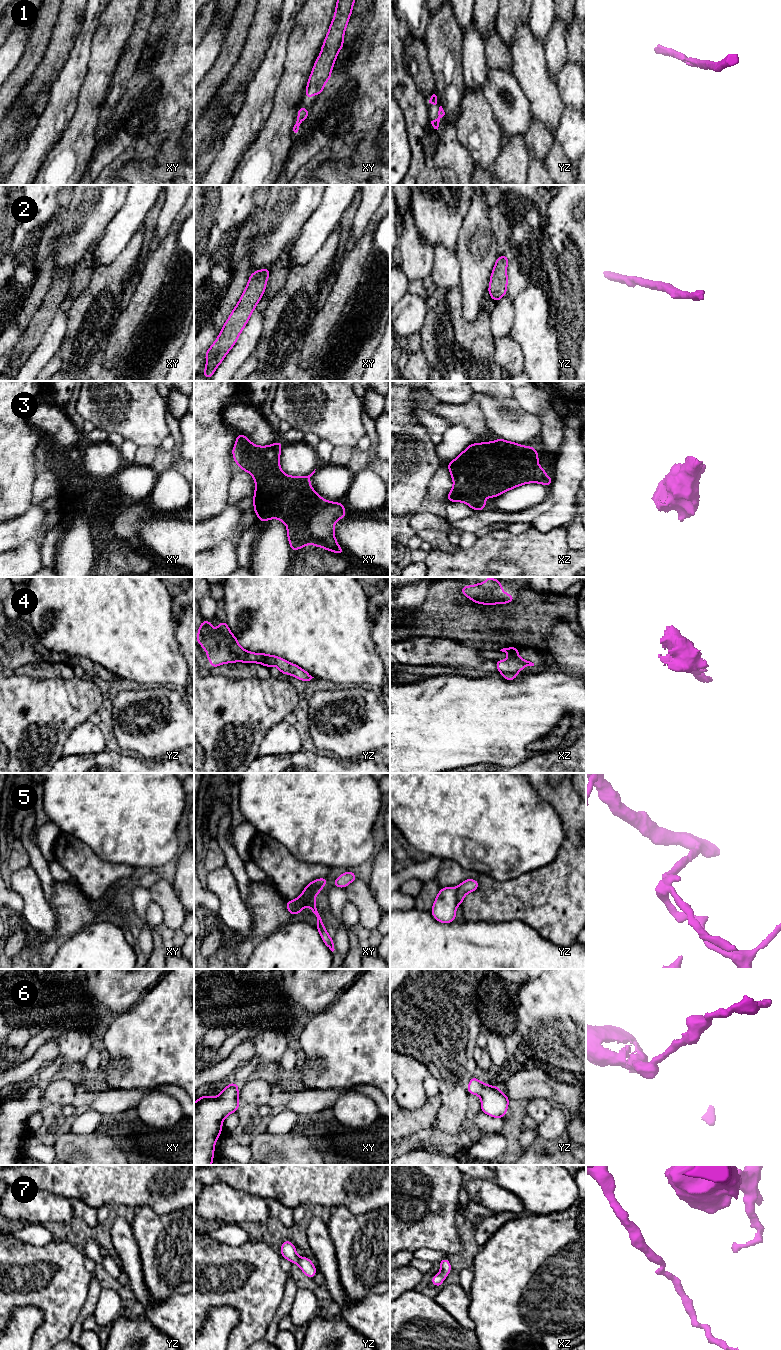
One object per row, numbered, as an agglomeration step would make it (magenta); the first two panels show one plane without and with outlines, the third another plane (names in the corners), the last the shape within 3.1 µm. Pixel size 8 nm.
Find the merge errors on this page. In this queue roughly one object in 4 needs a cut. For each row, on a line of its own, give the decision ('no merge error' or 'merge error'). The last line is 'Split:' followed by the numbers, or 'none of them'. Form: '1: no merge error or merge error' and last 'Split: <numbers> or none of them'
1: no merge error
2: no merge error
3: no merge error
4: no merge error
5: merge error
6: no merge error
7: no merge error
Split: 5

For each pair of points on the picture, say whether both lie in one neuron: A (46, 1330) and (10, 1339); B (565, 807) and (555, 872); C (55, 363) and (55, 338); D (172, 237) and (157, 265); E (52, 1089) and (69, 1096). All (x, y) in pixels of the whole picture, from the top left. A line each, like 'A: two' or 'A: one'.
A: two
B: one
C: two
D: one
E: one

